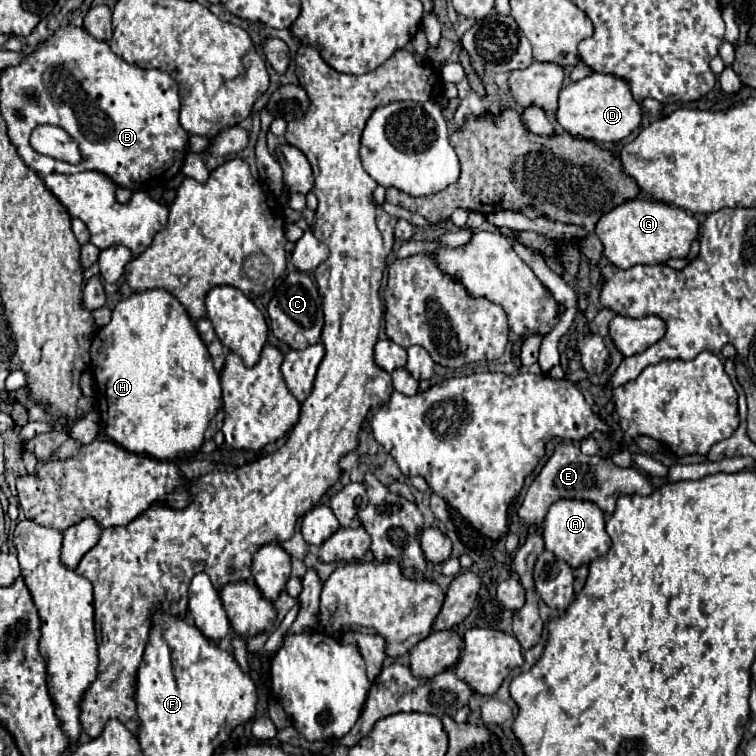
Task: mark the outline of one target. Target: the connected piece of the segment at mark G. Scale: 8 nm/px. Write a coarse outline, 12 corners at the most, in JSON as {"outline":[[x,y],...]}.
{"outline":[[626,201],[596,223],[620,269],[686,257],[698,221]]}

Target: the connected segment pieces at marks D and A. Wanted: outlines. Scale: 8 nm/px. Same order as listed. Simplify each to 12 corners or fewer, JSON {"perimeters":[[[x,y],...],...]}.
{"perimeters":[[[592,73],[560,91],[556,119],[598,143],[626,139],[642,111],[628,83]],[[558,499],[544,519],[546,549],[570,567],[610,549],[604,513]]]}

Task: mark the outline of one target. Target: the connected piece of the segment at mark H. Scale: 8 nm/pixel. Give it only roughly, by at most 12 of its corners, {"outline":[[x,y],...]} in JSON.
{"outline":[[172,293],[122,299],[90,355],[108,439],[202,447],[220,377]]}

